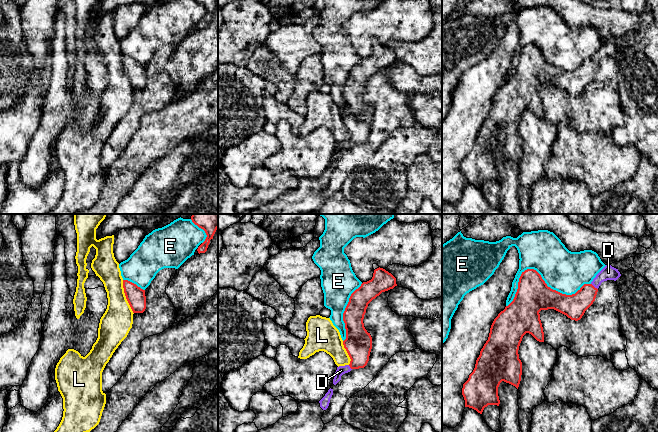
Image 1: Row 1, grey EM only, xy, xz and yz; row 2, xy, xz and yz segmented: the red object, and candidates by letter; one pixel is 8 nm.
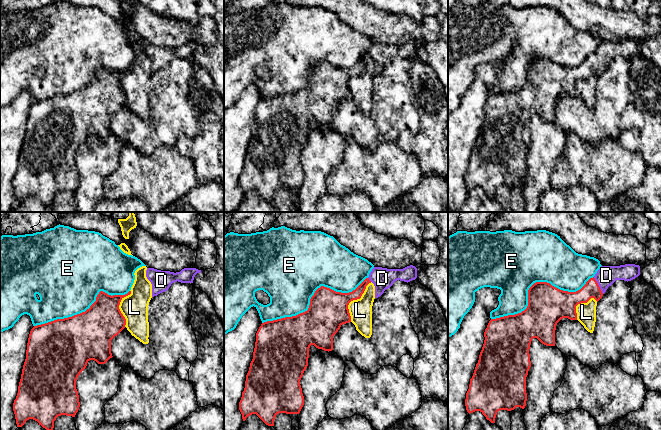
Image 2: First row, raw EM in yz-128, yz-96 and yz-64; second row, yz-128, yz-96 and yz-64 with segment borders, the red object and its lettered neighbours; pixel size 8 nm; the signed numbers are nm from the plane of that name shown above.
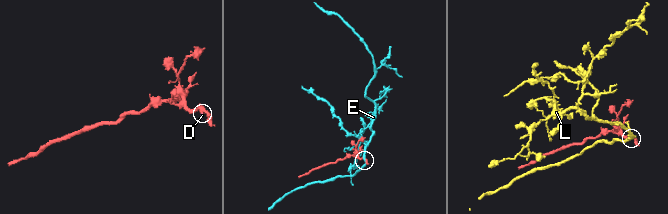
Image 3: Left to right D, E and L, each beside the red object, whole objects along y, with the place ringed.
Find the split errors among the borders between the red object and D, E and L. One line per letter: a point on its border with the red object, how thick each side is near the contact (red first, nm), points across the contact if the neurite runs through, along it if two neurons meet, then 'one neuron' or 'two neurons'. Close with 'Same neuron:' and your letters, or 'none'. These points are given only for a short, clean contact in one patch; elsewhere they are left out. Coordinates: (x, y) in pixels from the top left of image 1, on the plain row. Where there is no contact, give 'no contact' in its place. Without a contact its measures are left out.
D: meets red in yz at (593, 62); 190 nm thick on the red side, 110 nm on the other; runs through yz (574, 82), (593, 62), (608, 48); one neuron
E: meets red in yz at (540, 52); 280 nm thick on the red side, 340 nm on the other; two neurons
L: meets red in xy at (126, 73); 150 nm thick on the red side, 260 nm on the other; two neurons
Same neuron: D

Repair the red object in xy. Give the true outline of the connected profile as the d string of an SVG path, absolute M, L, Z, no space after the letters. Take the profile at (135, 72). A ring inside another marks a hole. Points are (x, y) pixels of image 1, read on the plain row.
M123 56L123 64L133 89L143 89L146 85L145 66L128 56Z

